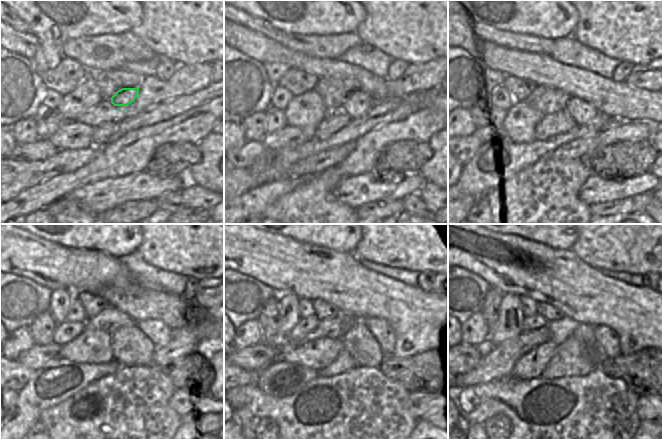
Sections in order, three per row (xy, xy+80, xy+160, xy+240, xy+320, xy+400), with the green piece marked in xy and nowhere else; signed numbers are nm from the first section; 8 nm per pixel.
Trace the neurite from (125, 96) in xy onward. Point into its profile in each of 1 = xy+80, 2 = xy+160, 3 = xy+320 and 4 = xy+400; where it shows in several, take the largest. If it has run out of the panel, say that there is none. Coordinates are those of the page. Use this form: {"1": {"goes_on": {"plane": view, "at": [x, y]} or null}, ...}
{"1": {"goes_on": {"plane": "xy+80", "at": [358, 103]}}, "2": {"goes_on": {"plane": "xy+160", "at": [582, 112]}}, "3": {"goes_on": {"plane": "xy+320", "at": [380, 330]}}, "4": {"goes_on": {"plane": "xy+400", "at": [607, 340]}}}

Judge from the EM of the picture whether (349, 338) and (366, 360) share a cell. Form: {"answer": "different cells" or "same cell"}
{"answer": "same cell"}

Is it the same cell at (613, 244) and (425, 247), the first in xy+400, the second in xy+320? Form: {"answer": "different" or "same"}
{"answer": "same"}

